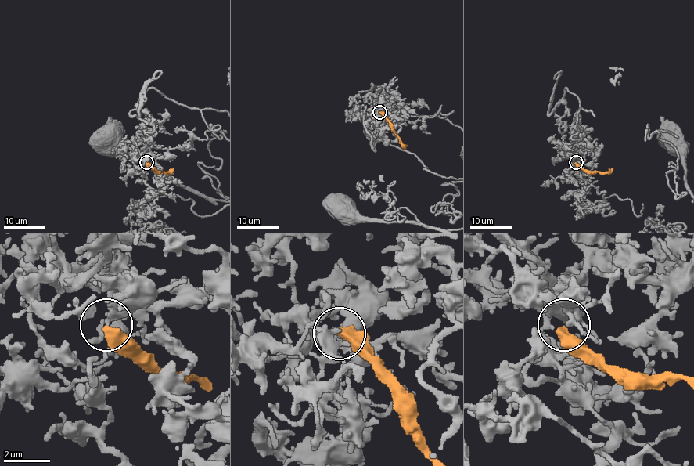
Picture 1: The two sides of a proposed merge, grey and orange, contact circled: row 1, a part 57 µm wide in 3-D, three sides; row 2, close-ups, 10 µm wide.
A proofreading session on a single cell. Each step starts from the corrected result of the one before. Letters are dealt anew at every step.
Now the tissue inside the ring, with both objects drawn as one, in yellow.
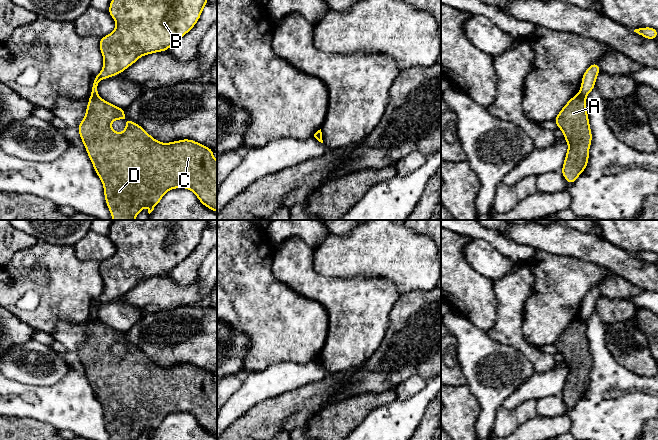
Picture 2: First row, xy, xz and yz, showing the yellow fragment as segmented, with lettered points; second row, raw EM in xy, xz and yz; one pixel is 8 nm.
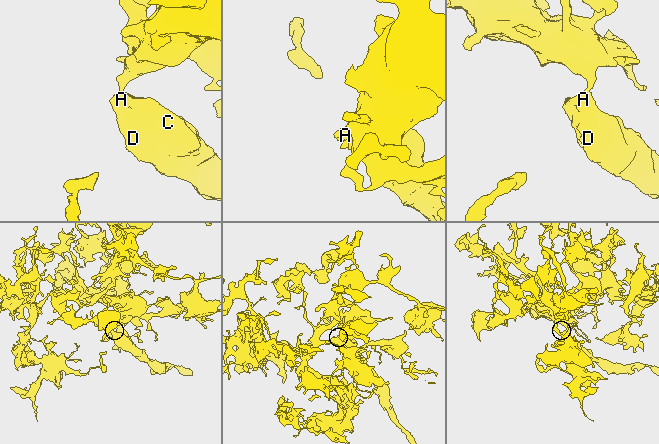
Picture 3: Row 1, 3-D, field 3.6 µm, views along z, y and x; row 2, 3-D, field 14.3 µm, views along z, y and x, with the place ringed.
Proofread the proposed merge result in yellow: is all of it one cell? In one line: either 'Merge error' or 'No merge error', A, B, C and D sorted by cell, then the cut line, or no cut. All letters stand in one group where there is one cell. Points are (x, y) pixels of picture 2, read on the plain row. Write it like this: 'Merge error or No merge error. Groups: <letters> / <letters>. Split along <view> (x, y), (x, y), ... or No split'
Merge error. Groups: A C D / B. Split along yz (579, 316), (585, 321)

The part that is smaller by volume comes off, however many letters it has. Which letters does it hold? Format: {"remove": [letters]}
{"remove": ["A", "C", "D"]}

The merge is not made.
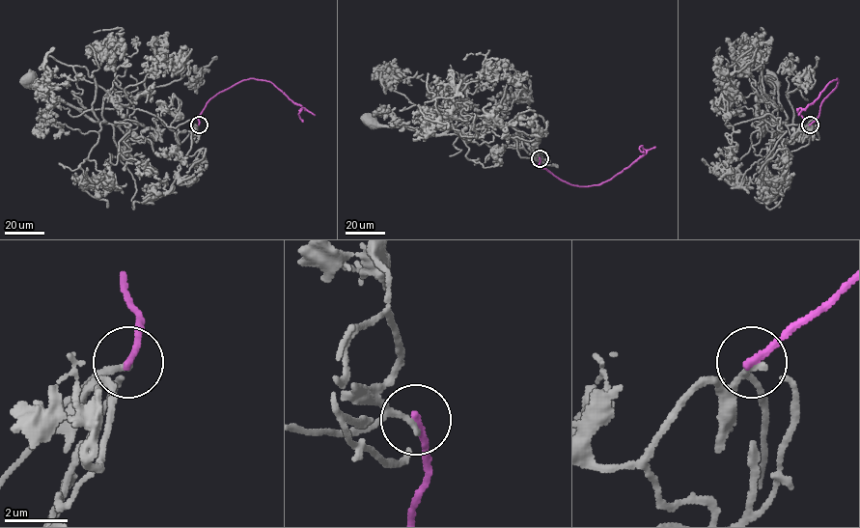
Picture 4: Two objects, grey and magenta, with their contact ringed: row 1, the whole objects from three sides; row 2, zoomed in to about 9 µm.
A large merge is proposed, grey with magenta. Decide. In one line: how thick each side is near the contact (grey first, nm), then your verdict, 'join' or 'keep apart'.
120 nm thick on the grey side, 240 nm on the other; keep apart

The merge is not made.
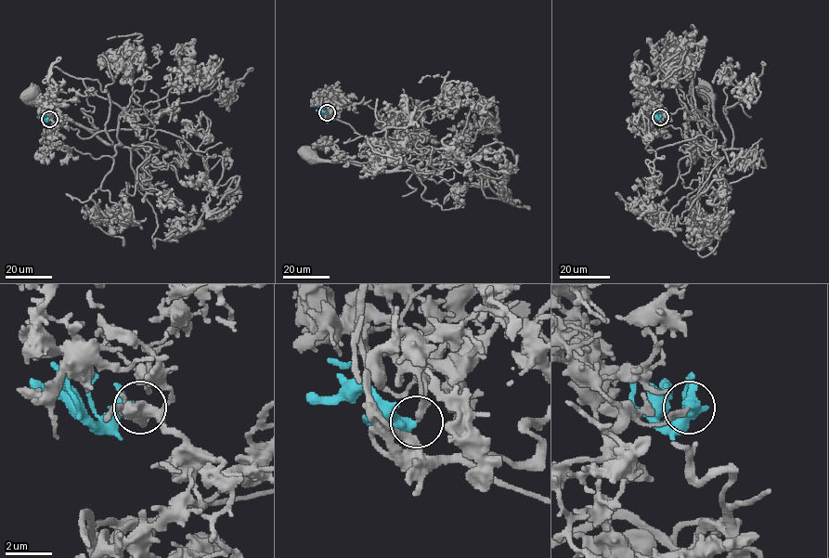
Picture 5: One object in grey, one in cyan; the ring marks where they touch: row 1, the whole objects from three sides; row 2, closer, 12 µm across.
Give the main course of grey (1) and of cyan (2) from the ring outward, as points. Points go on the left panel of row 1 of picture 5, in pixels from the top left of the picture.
1: (49, 119), (83, 138), (104, 131), (113, 144), (123, 112), (154, 128), (87, 130), (28, 95)
2: (49, 119), (44, 120), (38, 116)

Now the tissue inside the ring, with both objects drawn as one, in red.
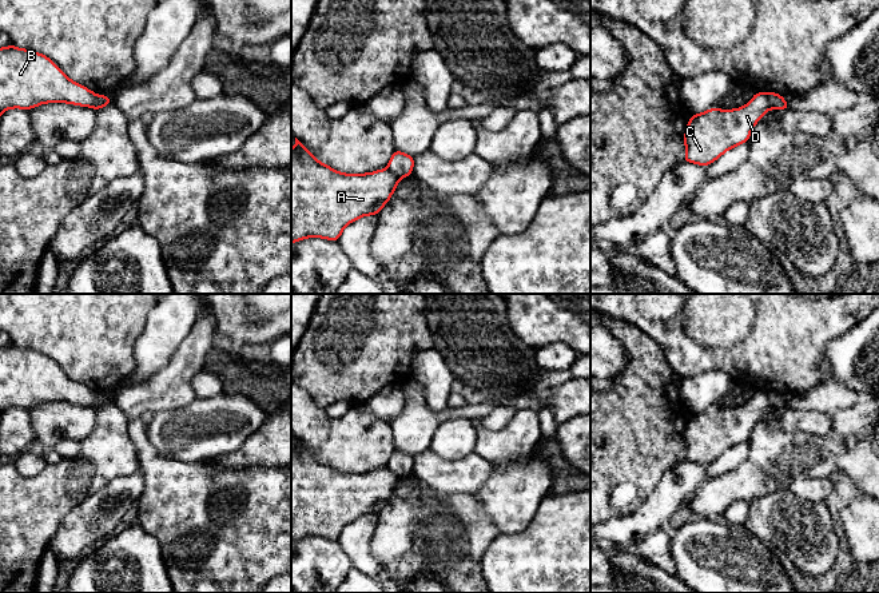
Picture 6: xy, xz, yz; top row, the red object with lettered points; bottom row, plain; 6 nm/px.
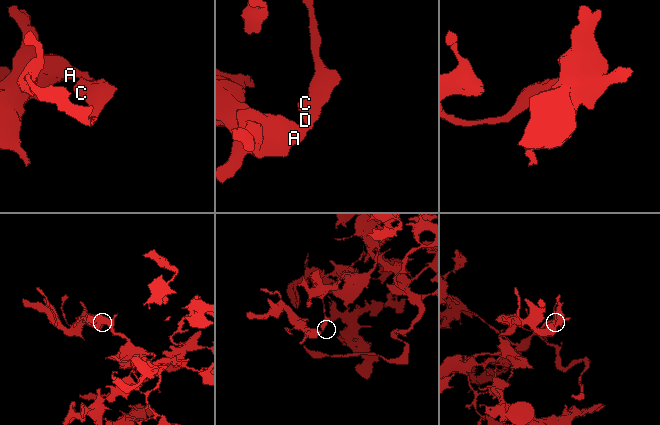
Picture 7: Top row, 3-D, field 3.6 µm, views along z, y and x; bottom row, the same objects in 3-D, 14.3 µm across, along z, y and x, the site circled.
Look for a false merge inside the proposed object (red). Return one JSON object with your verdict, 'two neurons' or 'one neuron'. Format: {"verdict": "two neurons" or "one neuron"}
{"verdict": "two neurons"}

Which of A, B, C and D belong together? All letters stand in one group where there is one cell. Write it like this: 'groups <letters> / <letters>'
groups A B / C D

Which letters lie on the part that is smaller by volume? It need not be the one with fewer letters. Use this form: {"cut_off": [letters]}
{"cut_off": ["A", "B"]}

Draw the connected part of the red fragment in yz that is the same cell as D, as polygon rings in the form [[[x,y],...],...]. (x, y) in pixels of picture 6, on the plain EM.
[[[757,391],[753,394],[747,405],[736,409],[717,409],[712,406],[711,409],[692,414],[691,419],[687,422],[684,443],[687,447],[684,461],[708,465],[720,457],[725,450],[747,442],[753,425],[760,419],[760,417],[772,409],[767,393]]]

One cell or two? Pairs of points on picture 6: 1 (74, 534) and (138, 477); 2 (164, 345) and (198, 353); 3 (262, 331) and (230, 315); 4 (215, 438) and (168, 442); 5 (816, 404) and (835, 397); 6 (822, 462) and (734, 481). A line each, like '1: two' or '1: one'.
1: one
2: two
3: one
4: one
5: one
6: one

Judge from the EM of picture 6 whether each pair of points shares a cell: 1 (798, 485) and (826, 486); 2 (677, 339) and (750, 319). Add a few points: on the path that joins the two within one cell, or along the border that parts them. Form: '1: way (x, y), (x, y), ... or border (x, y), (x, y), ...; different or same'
1: way (804, 486), (819, 486); same
2: way (695, 339), (715, 319), (732, 319); same

